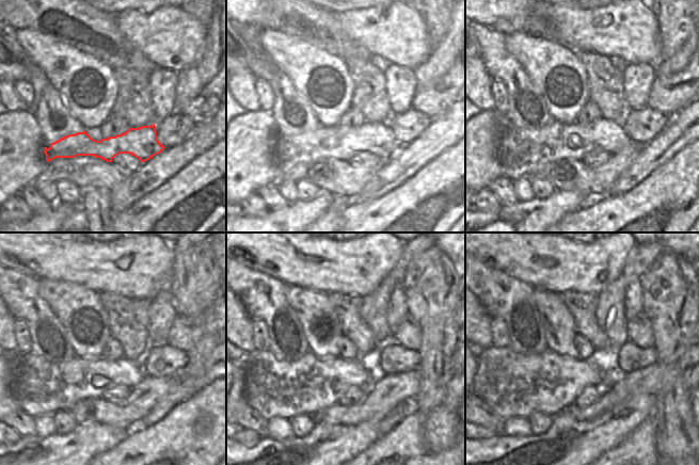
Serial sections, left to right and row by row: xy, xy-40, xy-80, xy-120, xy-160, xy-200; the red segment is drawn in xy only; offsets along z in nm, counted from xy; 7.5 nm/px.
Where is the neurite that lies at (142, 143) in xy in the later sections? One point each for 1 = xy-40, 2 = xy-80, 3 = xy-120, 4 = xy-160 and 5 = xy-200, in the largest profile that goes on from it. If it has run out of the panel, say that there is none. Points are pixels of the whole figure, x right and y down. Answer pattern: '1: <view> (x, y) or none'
1: xy-40 (342, 142)
2: xy-80 (521, 150)
3: xy-120 (40, 387)
4: xy-160 (273, 387)
5: xy-200 (512, 384)

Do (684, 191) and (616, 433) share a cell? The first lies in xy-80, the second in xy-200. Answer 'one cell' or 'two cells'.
two cells

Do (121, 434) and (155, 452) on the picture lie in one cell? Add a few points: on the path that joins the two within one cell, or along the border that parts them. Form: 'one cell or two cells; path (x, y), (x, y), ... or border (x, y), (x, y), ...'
two cells; border (130, 431), (118, 443), (105, 450)

